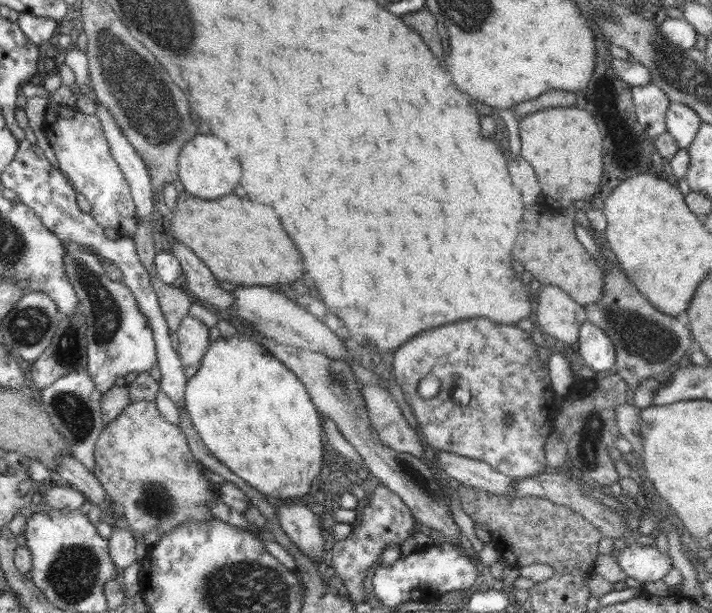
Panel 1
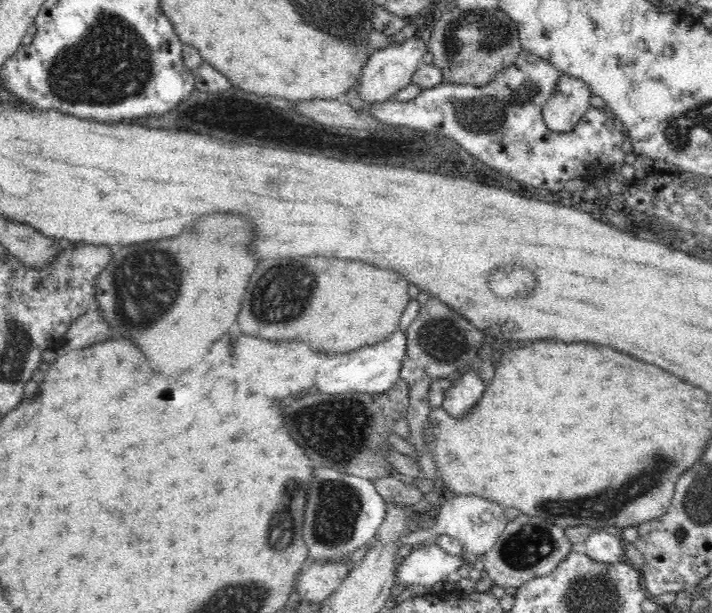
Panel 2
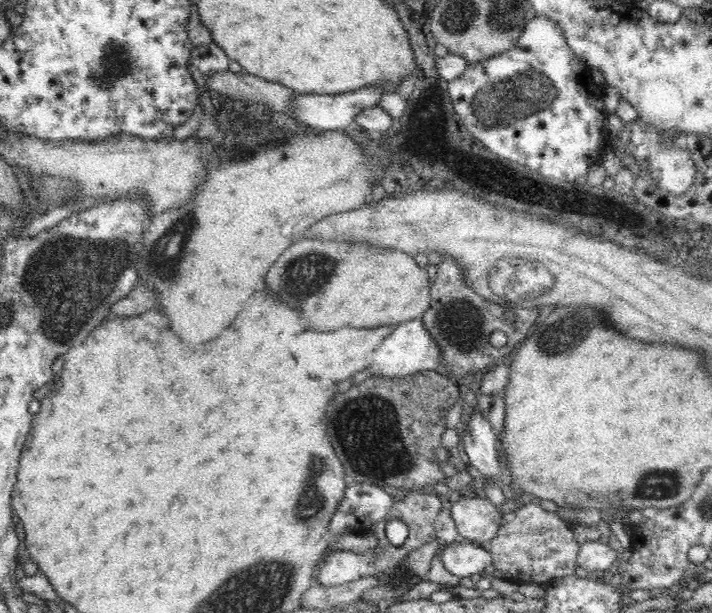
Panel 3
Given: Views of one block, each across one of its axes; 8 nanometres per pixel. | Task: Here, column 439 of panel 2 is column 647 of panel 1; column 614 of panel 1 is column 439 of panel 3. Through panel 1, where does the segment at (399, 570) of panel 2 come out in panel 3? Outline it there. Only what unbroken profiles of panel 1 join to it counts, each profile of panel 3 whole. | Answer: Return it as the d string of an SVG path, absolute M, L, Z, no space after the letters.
M471 542L444 545L438 554L444 568L459 578L481 574L486 566L493 564L491 553L480 547L479 544Z

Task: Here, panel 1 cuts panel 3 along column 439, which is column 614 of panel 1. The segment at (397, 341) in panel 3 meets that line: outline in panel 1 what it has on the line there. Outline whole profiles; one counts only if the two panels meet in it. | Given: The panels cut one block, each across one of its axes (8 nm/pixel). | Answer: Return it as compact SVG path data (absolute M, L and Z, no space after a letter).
M587 320L580 326L576 344L578 354L582 356L582 362L596 373L615 368L616 349L614 349L614 343L606 335L606 331L594 323Z

